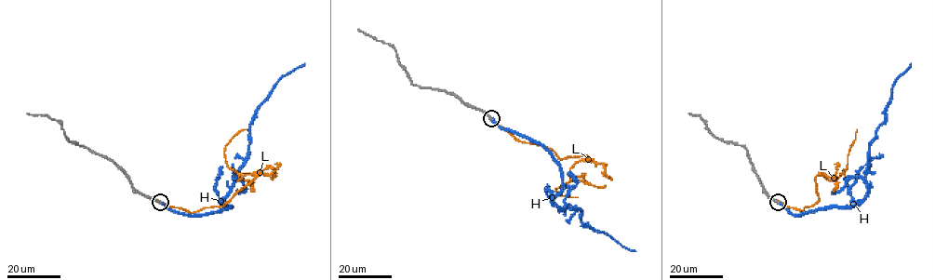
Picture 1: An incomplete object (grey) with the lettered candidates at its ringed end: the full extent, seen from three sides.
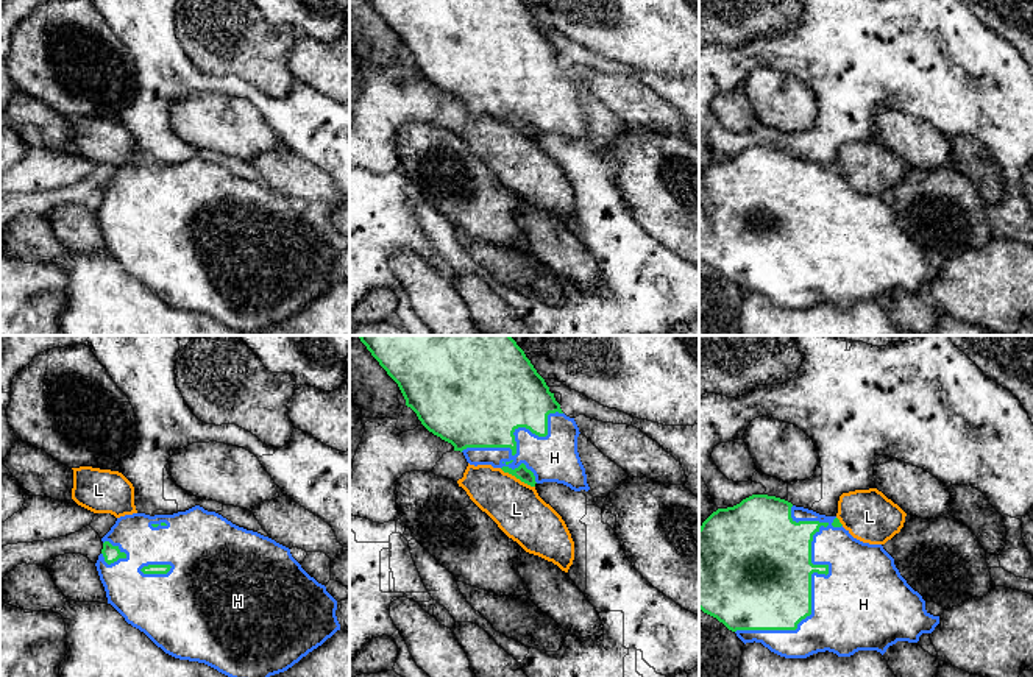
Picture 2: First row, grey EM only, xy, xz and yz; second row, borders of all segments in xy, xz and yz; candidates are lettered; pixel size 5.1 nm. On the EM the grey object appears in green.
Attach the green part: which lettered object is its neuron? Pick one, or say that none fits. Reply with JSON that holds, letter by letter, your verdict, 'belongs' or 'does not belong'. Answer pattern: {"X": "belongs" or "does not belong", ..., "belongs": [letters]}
{"H": "belongs", "L": "does not belong", "belongs": ["H"]}

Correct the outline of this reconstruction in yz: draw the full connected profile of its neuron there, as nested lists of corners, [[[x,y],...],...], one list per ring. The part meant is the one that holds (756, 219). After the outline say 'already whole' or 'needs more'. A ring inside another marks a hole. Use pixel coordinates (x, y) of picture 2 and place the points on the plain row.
[[[752,145],[733,158],[718,159],[699,178],[699,259],[735,282],[744,295],[761,293],[771,303],[785,309],[807,309],[825,301],[838,307],[850,307],[858,301],[877,301],[883,306],[897,292],[918,293],[922,284],[932,284],[939,275],[939,267],[925,261],[925,251],[900,226],[894,209],[882,195],[869,195],[854,189],[836,167],[819,165],[768,145]]]; needs more

